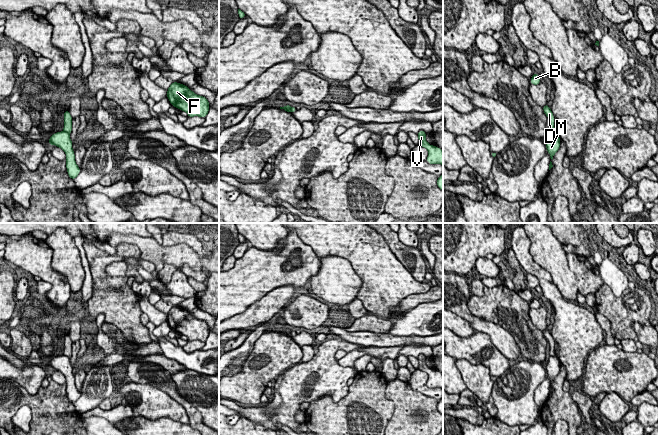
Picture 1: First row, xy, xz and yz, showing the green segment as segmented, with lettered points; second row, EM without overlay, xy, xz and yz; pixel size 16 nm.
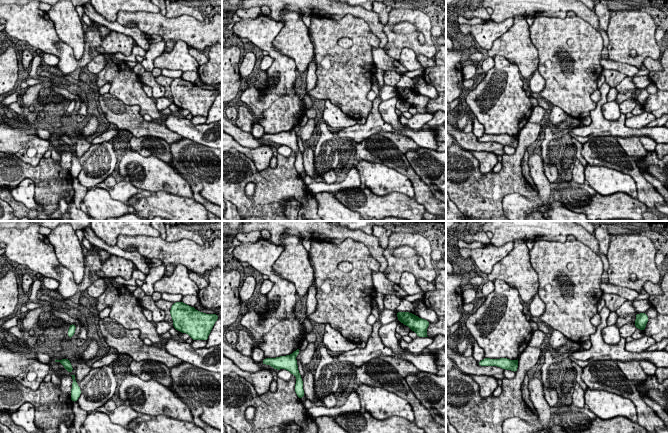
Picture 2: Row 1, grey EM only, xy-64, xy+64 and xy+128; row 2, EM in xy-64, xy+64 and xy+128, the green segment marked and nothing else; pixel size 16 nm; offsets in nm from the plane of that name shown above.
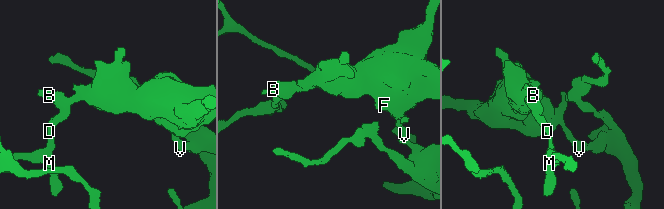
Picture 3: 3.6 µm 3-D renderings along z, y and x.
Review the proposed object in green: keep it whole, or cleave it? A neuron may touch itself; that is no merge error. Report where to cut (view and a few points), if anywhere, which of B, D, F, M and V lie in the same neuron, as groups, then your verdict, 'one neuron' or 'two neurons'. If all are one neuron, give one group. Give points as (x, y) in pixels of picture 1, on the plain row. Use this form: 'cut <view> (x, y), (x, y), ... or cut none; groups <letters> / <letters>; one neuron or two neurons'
cut yz (550, 355), (555, 356); groups B D F / M V; two neurons

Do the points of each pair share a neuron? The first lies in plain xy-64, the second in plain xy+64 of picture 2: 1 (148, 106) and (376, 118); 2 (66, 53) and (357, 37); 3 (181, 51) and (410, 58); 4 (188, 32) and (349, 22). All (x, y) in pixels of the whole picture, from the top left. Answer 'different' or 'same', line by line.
1: different
2: different
3: same
4: different

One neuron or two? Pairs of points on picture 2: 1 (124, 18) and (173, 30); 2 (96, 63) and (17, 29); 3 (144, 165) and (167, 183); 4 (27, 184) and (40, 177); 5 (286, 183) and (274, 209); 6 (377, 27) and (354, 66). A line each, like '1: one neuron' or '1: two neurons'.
1: one neuron
2: two neurons
3: one neuron
4: two neurons
5: one neuron
6: two neurons

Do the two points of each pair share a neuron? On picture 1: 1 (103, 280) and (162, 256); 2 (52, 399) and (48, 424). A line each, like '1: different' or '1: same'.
1: different
2: same

